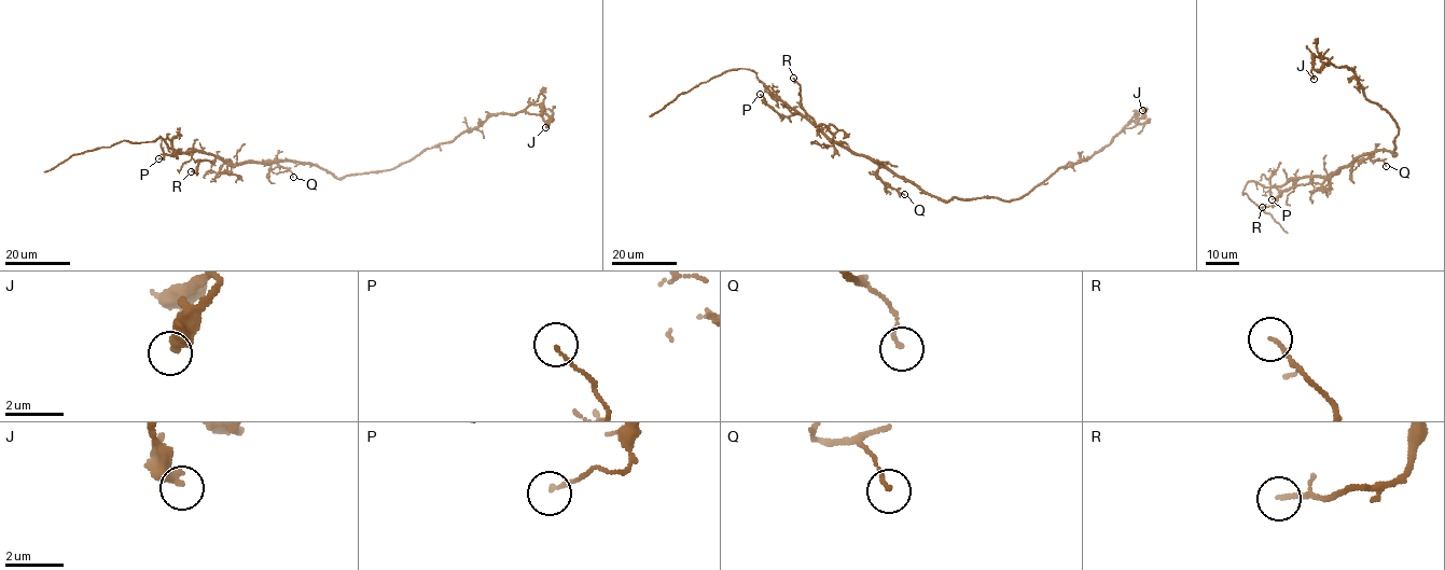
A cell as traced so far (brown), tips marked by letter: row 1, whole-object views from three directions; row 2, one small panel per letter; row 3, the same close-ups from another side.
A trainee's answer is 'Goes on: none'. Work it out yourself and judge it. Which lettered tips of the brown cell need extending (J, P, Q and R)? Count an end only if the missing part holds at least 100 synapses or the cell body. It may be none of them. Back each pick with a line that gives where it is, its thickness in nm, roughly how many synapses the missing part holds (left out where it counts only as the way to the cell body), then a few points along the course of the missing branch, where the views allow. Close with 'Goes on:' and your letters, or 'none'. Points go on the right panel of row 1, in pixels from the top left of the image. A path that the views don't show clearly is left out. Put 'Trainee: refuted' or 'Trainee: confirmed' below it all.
Goes on: none
Trainee: confirmed

